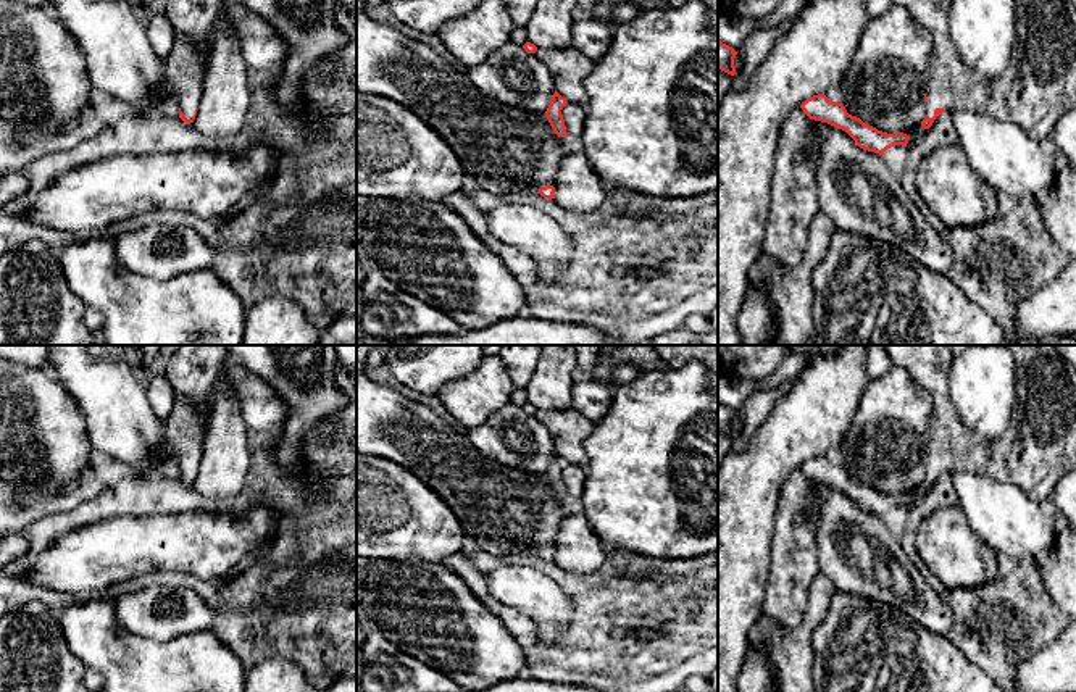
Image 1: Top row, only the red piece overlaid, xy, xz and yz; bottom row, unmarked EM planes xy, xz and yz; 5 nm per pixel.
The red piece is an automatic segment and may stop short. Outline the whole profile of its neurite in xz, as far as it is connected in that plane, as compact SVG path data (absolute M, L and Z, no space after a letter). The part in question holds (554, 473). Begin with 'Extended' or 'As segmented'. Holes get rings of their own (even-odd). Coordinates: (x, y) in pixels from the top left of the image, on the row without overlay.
As segmented. M557 452L555 455L552 456L552 461L550 461L550 466L545 473L545 477L553 490L553 494L558 497L558 498L566 498L566 487L565 487L565 481L563 481L563 476L561 476L561 471L563 468L566 466L566 460L561 458Z

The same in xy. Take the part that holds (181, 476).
Extended. M181 345L166 363L174 405L163 419L165 440L173 448L179 479L189 486L203 456L205 400L227 360L224 345Z

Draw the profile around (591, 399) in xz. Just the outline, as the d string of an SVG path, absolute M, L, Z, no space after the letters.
M590 379L574 384L571 408L587 419L597 423L602 419L613 402L613 389Z

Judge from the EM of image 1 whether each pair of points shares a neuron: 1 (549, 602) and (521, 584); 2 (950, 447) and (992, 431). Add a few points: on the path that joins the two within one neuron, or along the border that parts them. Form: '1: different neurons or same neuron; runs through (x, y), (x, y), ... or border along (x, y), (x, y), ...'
1: same neuron; runs through (542, 599), (528, 589)
2: different neurons; border along (954, 408), (971, 429), (991, 442)

